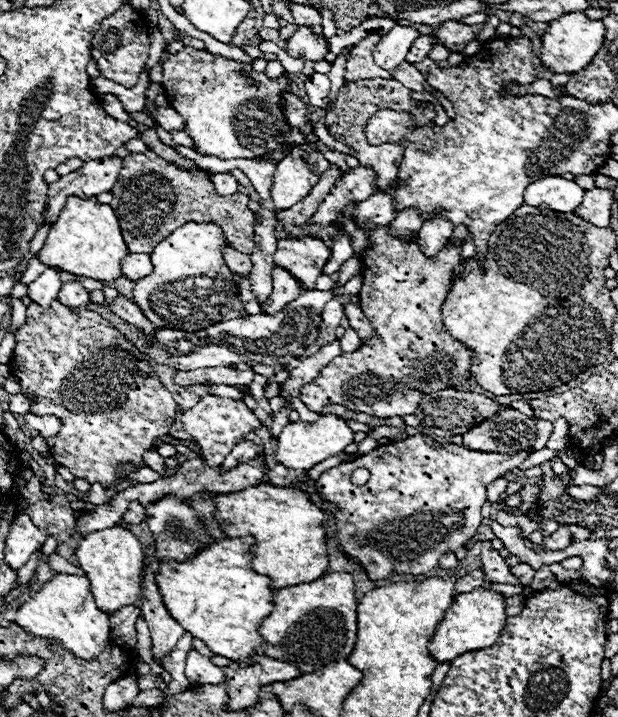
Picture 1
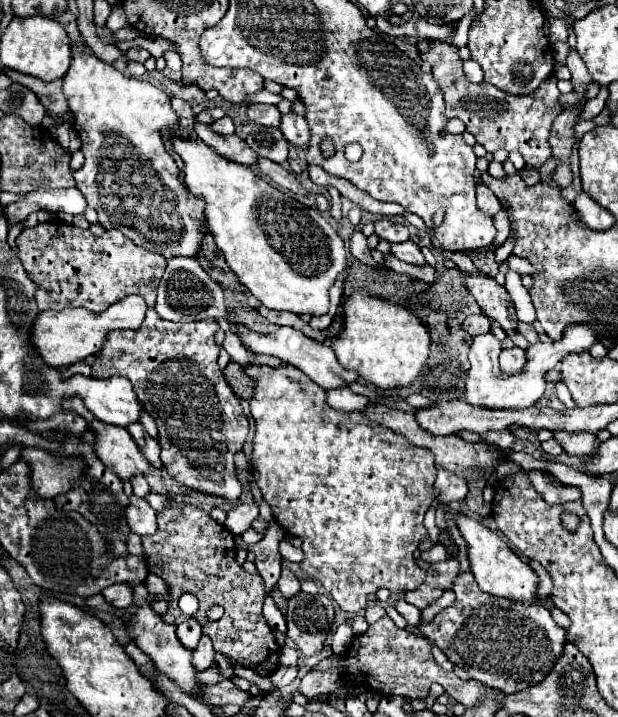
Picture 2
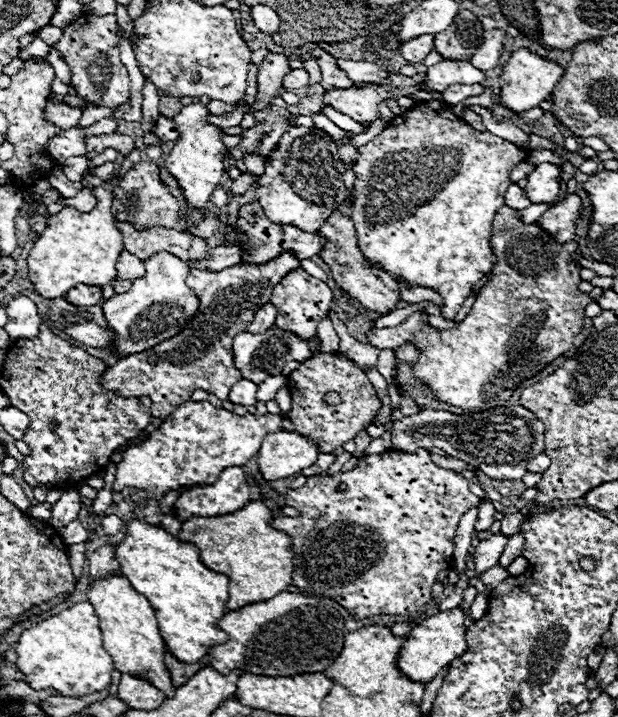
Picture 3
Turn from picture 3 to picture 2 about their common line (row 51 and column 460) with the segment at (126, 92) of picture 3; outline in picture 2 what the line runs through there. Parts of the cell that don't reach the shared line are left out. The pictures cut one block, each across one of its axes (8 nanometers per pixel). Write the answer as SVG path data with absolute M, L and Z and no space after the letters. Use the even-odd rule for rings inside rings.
M430 42L430 50L422 52L420 58L432 66L432 76L444 94L446 116L460 118L466 124L466 130L472 132L476 136L476 142L482 144L488 152L496 152L500 148L508 152L520 152L526 164L536 168L552 156L548 136L554 118L558 116L558 112L562 112L562 104L558 102L560 90L556 88L554 76L550 76L550 80L545 80L530 96L514 96L486 82L466 82L458 48L452 44Z

